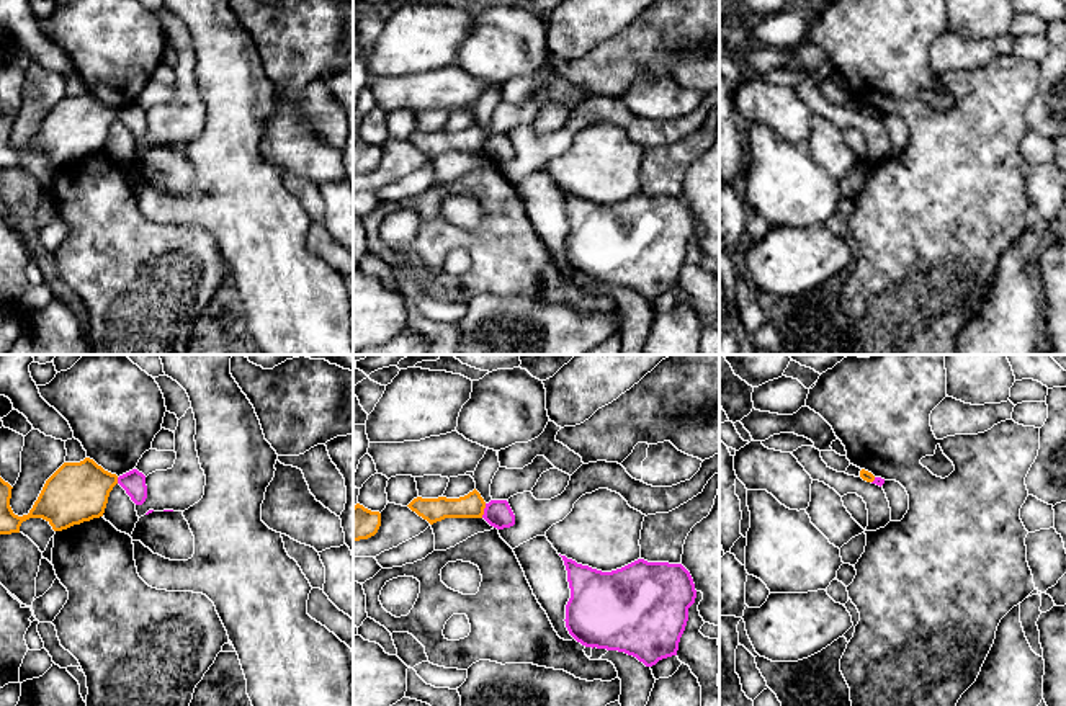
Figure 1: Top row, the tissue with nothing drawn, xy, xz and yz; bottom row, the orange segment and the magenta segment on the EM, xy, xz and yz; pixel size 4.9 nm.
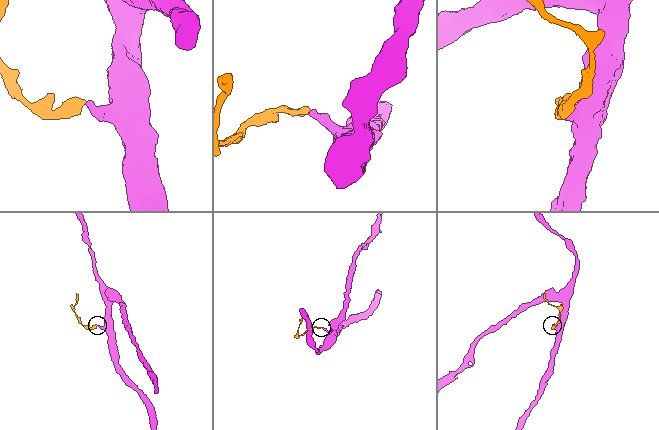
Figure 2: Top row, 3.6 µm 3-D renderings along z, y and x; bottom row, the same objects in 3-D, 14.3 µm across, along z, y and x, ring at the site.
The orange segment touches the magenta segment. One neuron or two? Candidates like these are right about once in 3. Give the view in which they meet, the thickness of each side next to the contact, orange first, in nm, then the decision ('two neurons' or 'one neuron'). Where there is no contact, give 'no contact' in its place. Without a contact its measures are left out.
contact in xz; calibres 120 and 140 nm; two neurons

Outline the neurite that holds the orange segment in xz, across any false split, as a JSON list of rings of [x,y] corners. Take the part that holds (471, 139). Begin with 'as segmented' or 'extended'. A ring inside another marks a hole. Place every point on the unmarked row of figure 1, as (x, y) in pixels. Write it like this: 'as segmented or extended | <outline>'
as segmented | [[[474,123],[459,132],[422,132],[417,131],[407,139],[419,150],[427,154],[430,159],[445,152],[482,152],[486,136],[481,127]]]

